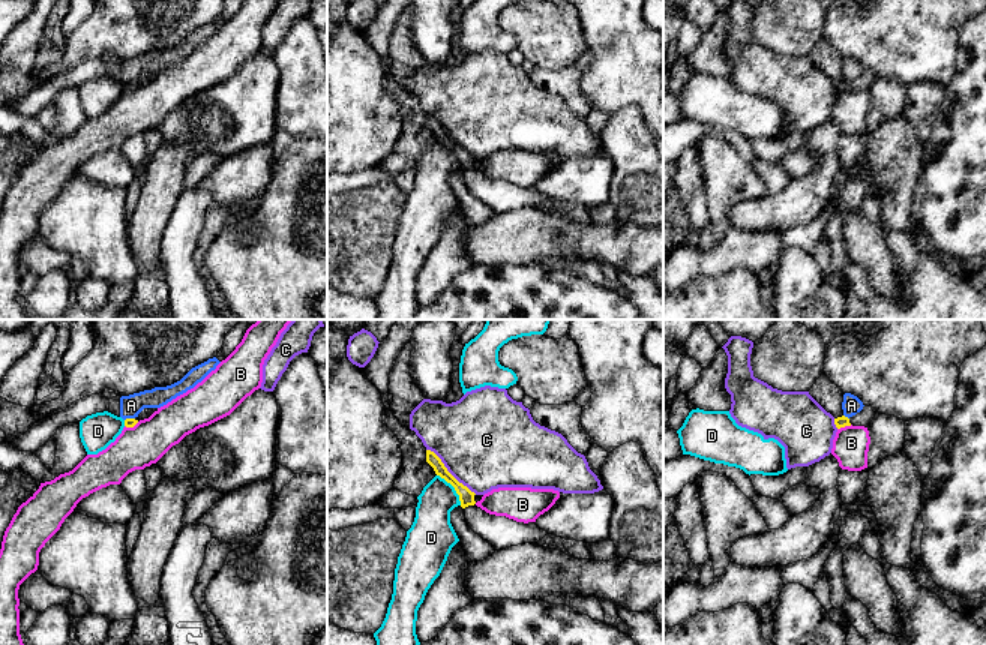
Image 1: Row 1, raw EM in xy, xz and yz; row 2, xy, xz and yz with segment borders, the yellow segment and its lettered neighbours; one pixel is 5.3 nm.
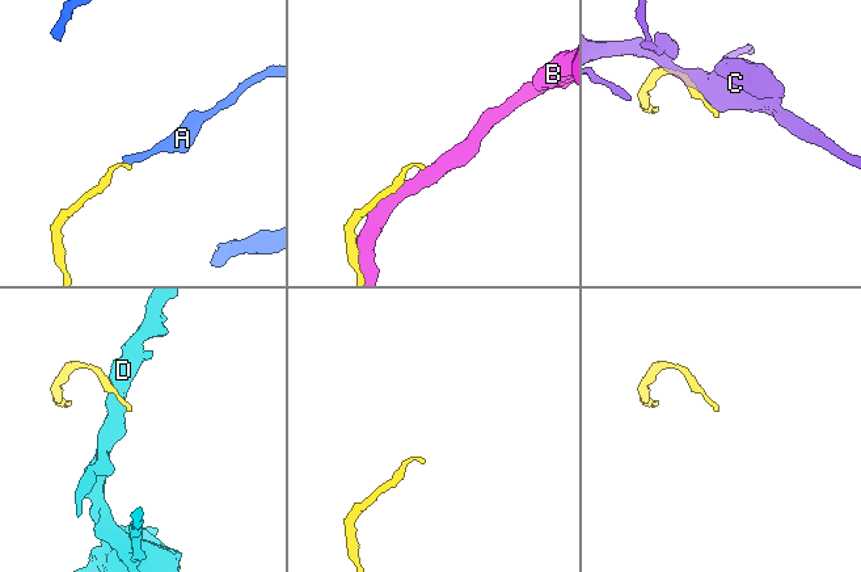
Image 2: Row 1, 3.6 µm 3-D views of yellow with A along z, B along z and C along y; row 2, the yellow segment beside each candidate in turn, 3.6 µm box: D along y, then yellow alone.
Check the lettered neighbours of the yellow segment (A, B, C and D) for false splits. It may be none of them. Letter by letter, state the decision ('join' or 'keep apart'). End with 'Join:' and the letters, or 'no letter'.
A: keep apart
B: keep apart
C: keep apart
D: keep apart
Join: no letter

